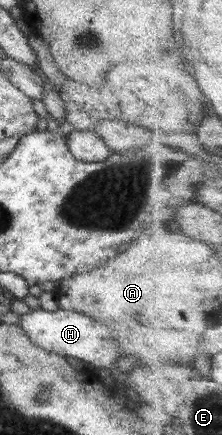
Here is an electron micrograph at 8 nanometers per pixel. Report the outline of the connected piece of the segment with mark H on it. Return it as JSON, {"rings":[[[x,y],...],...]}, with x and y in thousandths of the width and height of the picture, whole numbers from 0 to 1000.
{"rings":[[[176,708],[117,717],[86,731],[90,738],[77,747],[126,770],[135,789],[153,789],[162,798],[216,811],[351,823],[351,828],[432,846],[495,846],[523,832],[523,823],[541,818],[491,752],[378,724],[378,720],[270,708],[243,717],[207,717],[207,713]]]}

